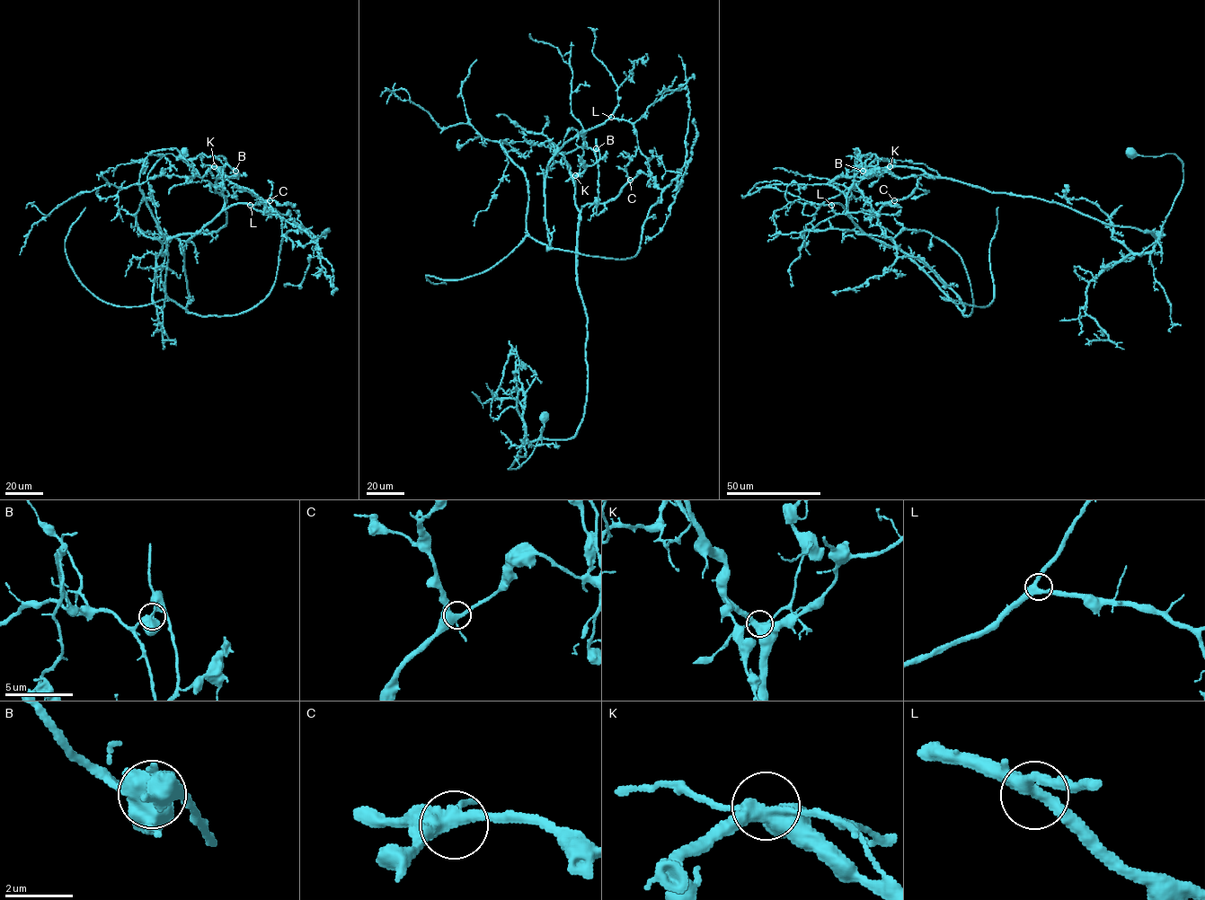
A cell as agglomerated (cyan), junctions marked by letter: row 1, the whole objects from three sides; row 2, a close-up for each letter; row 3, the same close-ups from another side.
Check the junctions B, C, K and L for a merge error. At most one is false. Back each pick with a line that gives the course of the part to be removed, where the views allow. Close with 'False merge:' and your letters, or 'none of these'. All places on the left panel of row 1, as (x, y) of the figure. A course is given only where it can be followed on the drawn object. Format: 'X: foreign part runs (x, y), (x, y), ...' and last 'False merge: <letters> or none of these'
B: foreign part runs (235, 171), (223, 169), (224, 208), (184, 246), (187, 311), (256, 306), (287, 233), (328, 229), (296, 241)
False merge: B

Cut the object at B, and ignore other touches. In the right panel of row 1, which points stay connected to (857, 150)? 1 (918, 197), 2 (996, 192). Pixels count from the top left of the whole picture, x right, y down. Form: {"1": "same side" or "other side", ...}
{"1": "other side", "2": "other side"}

